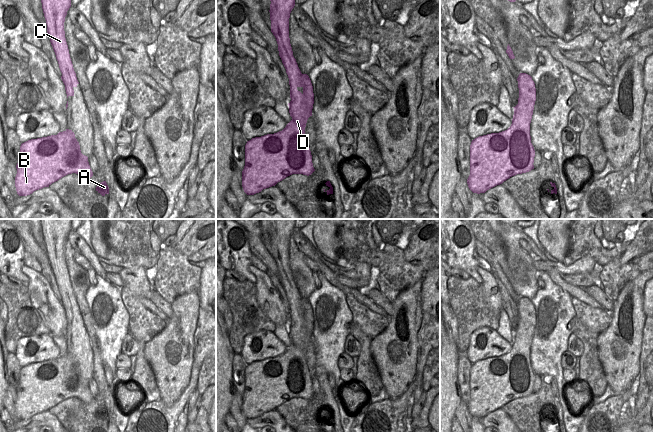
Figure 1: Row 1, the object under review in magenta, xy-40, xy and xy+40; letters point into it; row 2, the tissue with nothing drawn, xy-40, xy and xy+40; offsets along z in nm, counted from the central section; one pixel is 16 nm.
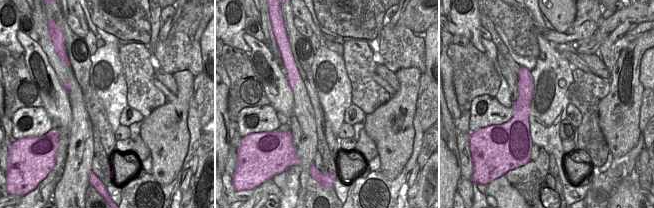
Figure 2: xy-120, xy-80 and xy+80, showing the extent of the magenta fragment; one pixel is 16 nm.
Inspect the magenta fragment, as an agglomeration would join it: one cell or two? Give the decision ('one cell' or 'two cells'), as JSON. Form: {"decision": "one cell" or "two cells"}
{"decision": "two cells"}

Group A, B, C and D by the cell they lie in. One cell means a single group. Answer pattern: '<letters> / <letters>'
A C D / B

